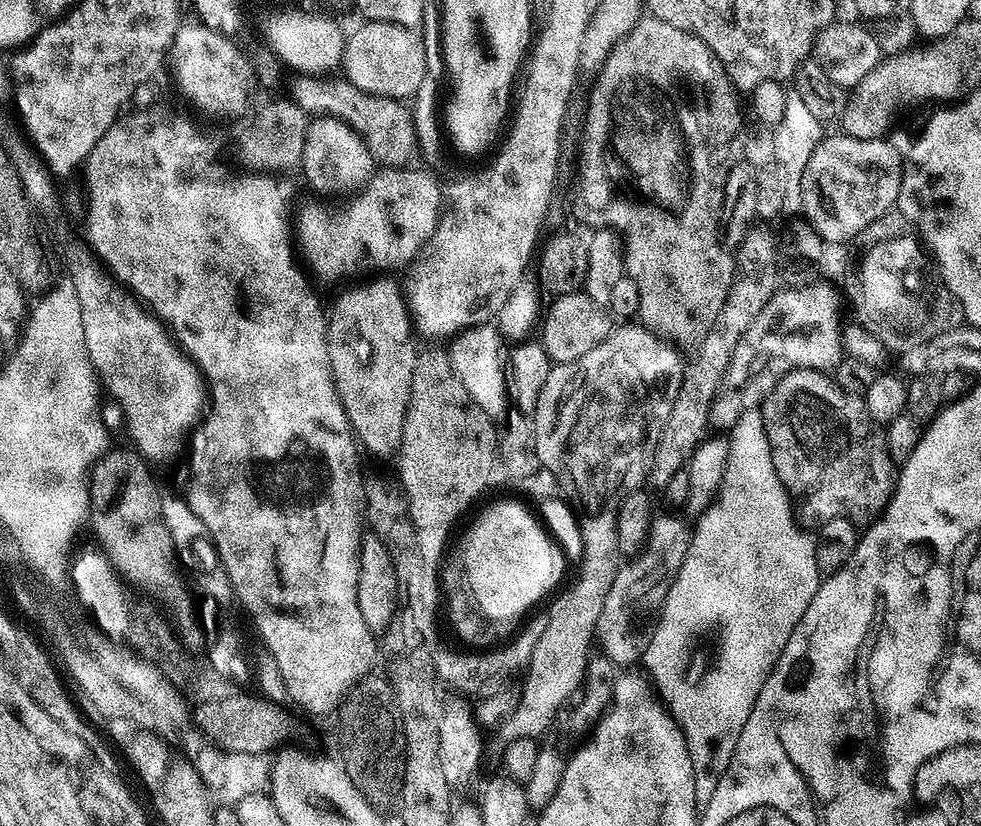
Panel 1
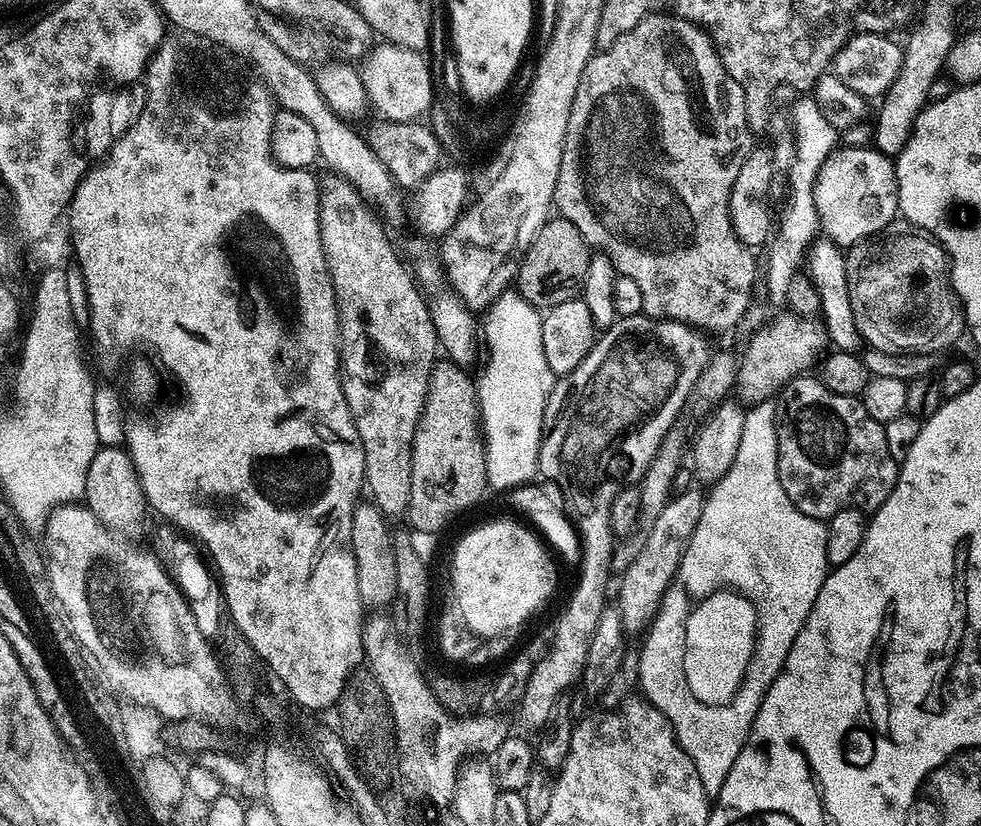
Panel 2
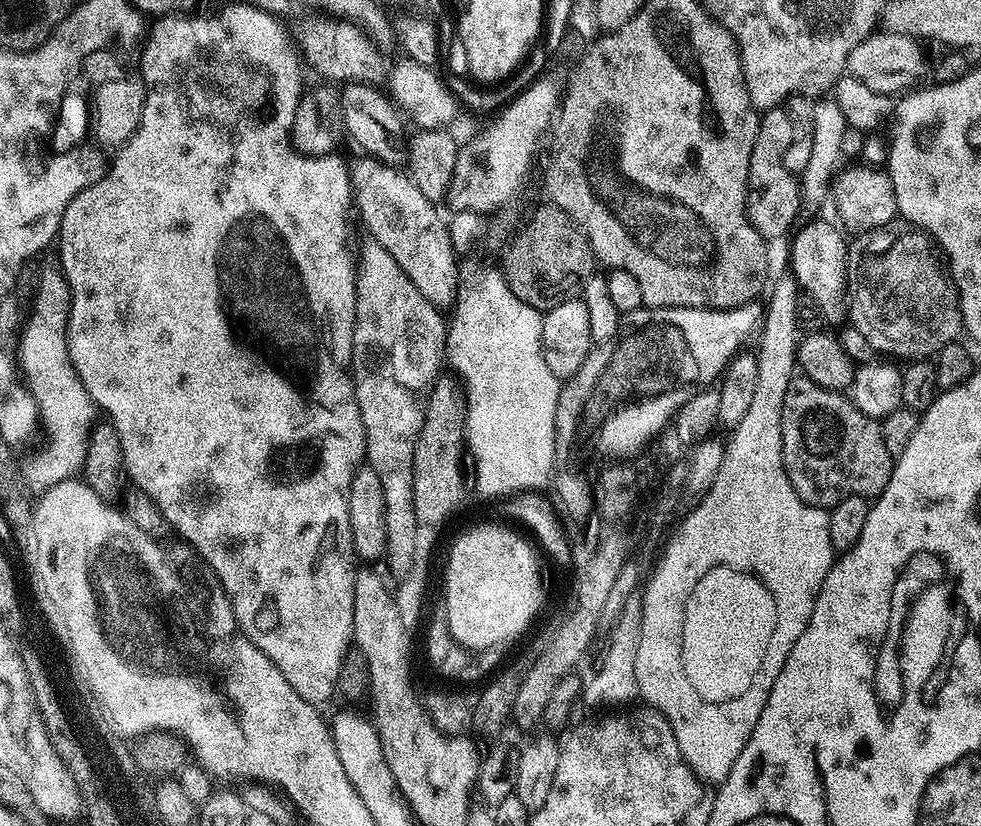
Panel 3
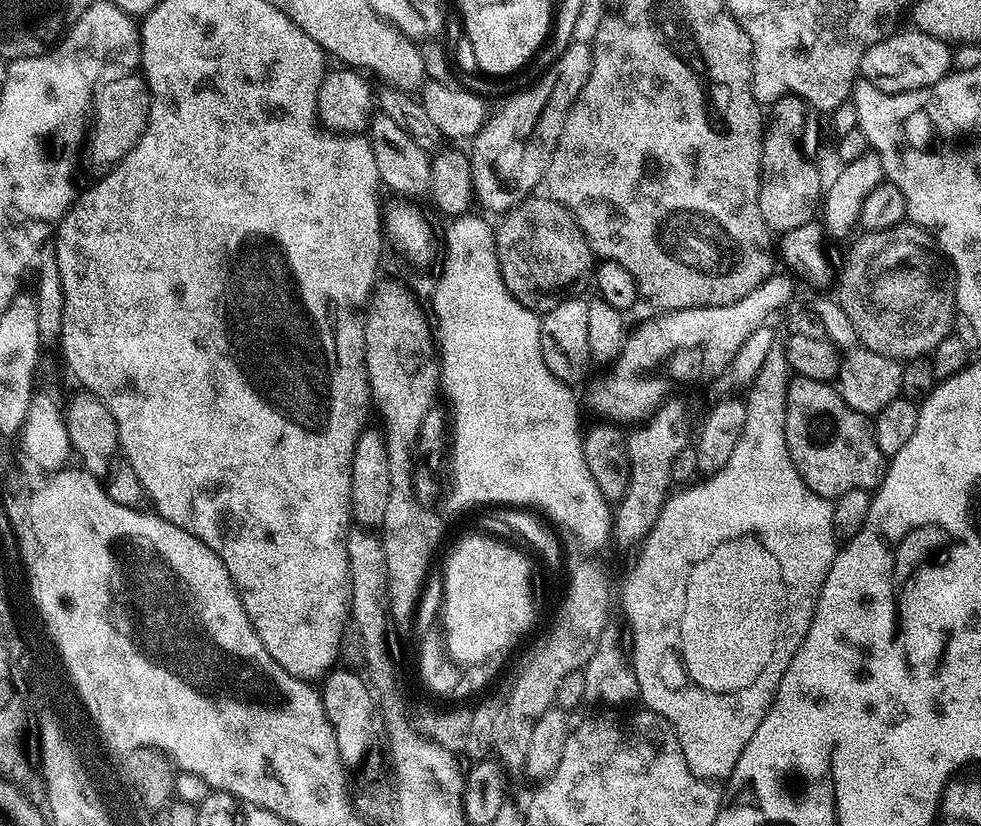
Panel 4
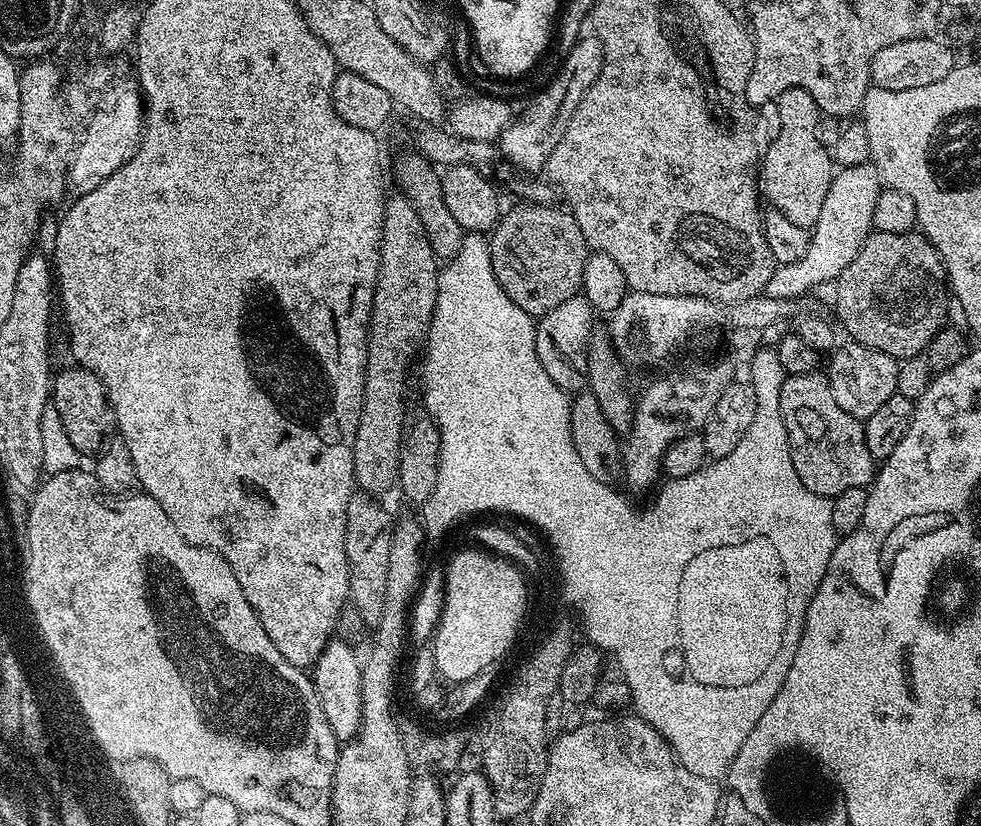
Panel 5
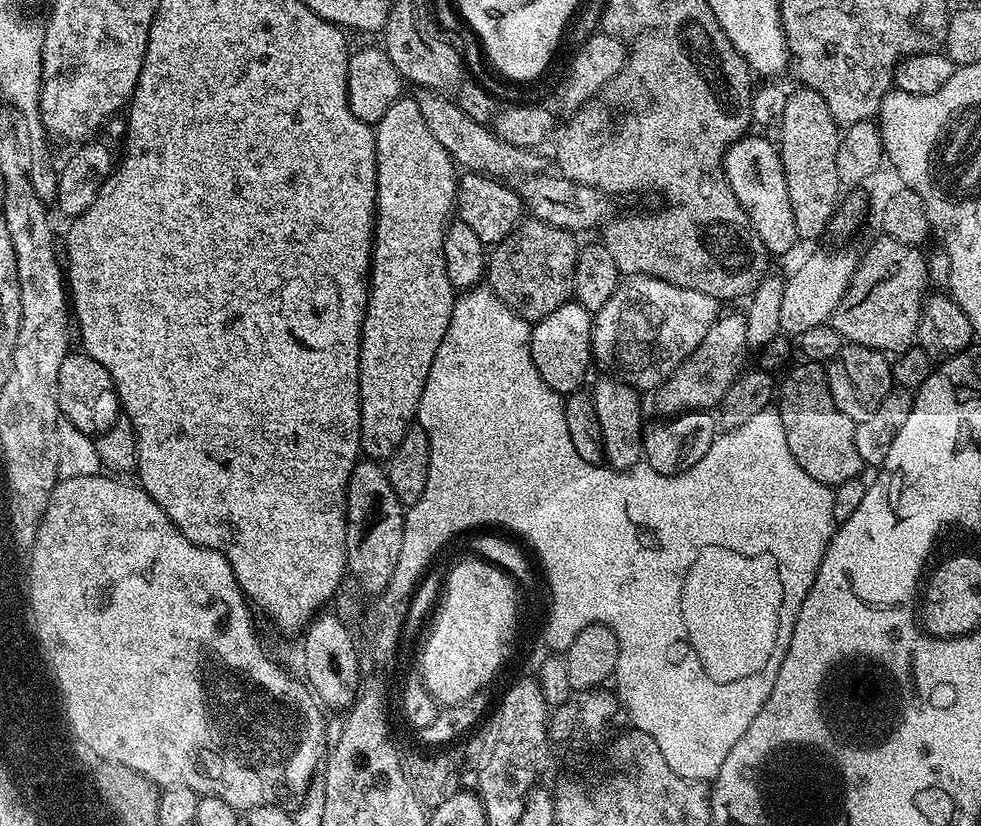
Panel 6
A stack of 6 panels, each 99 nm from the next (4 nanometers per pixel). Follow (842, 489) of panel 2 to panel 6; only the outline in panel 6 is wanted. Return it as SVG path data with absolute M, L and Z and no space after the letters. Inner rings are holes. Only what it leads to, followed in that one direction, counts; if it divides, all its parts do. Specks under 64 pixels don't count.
M800 362L797 368L789 367L786 375L784 385L778 388L778 411L786 430L790 454L794 454L798 466L802 466L810 478L829 486L857 479L862 465L858 458L858 446L854 446L856 424L836 408L828 389L825 365Z

